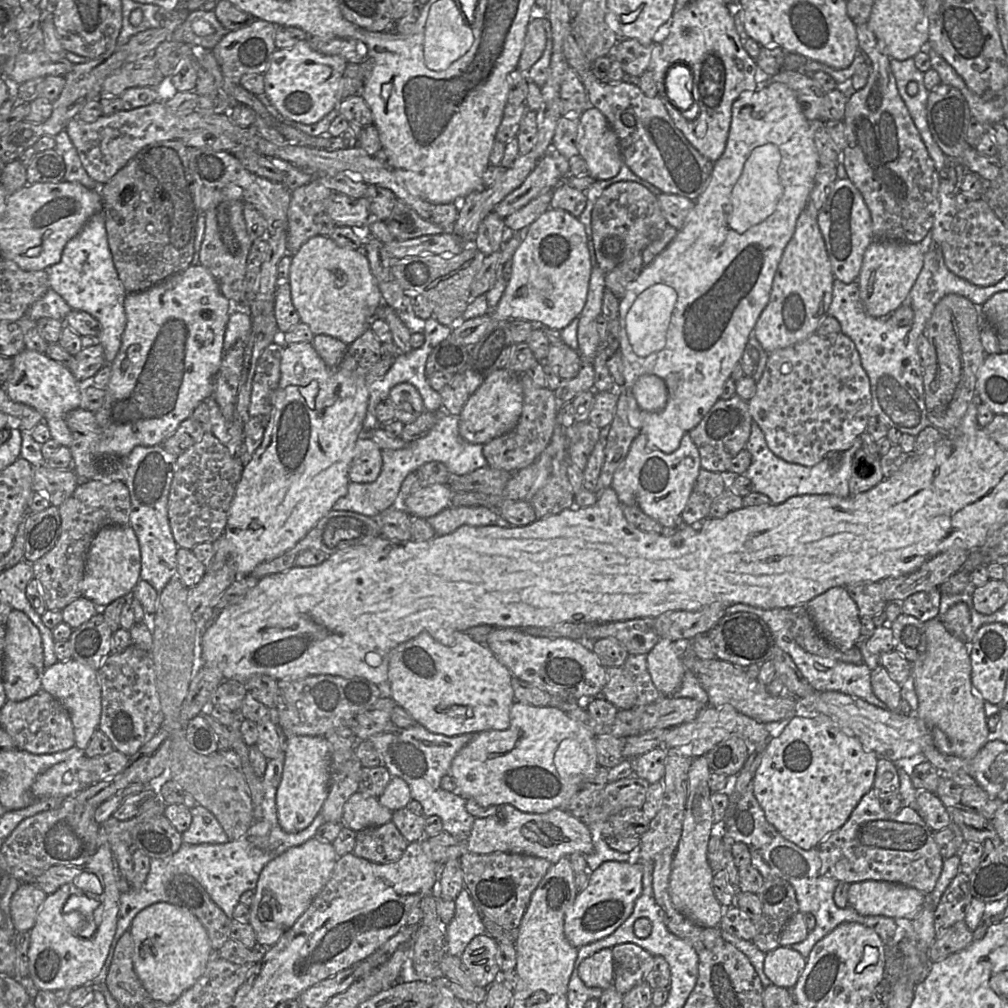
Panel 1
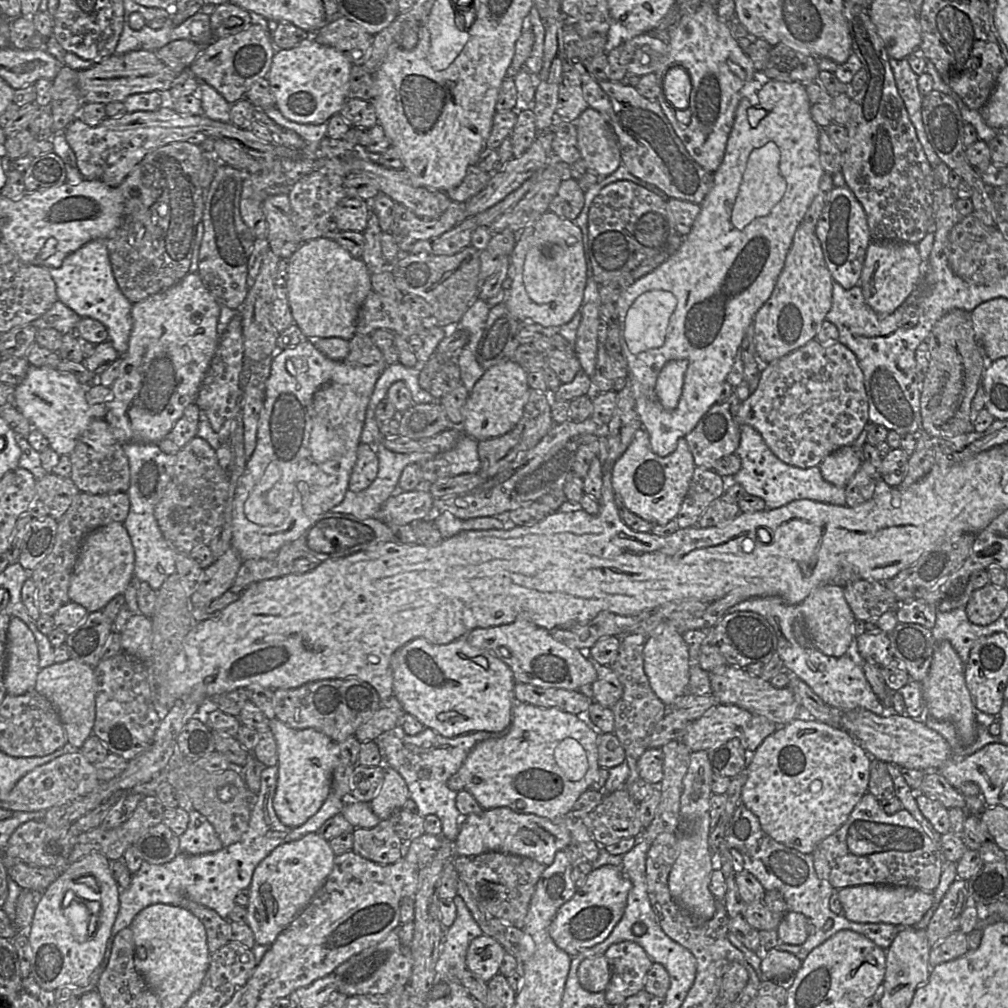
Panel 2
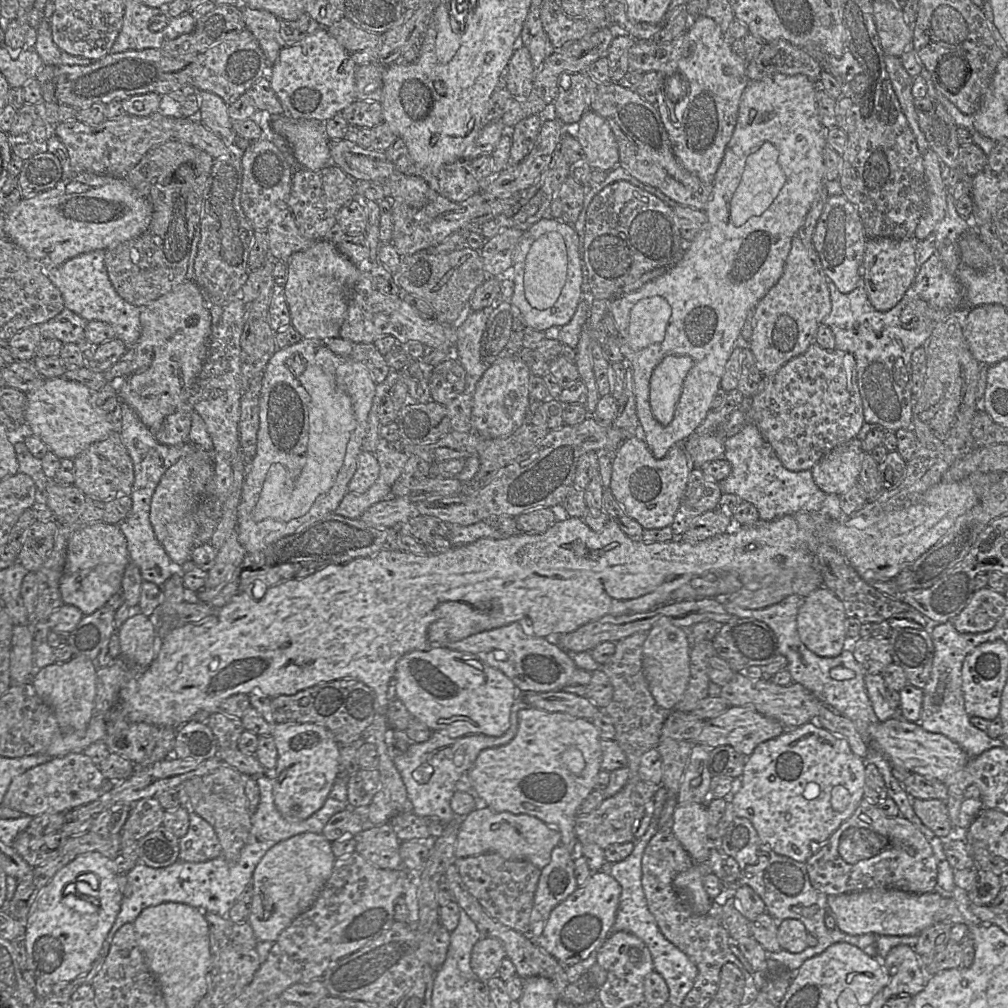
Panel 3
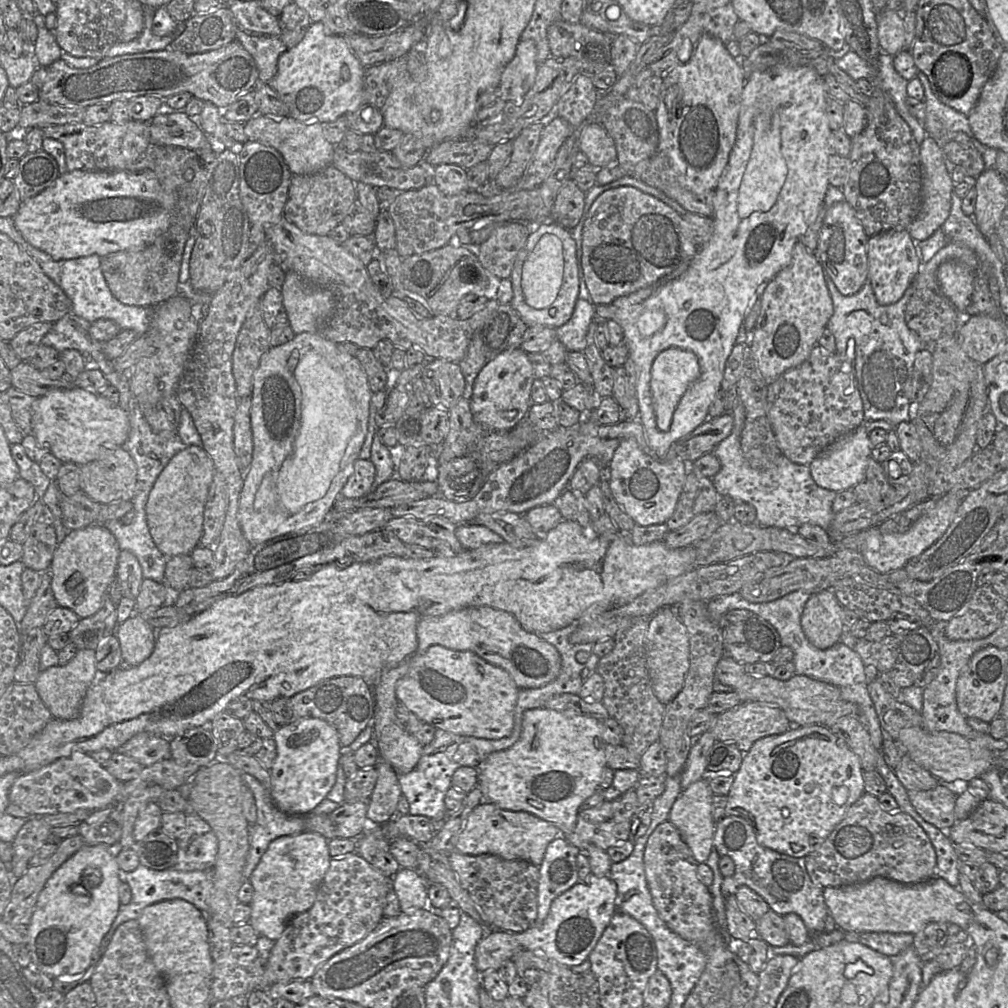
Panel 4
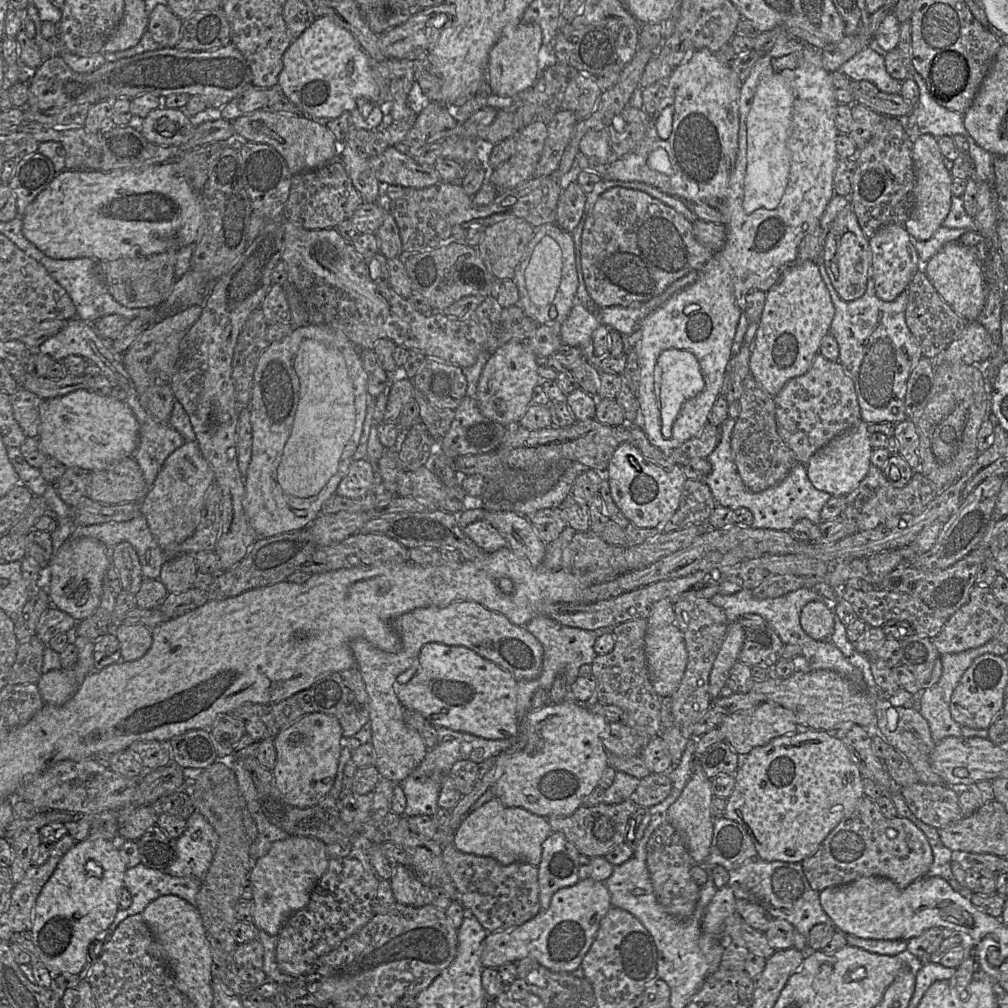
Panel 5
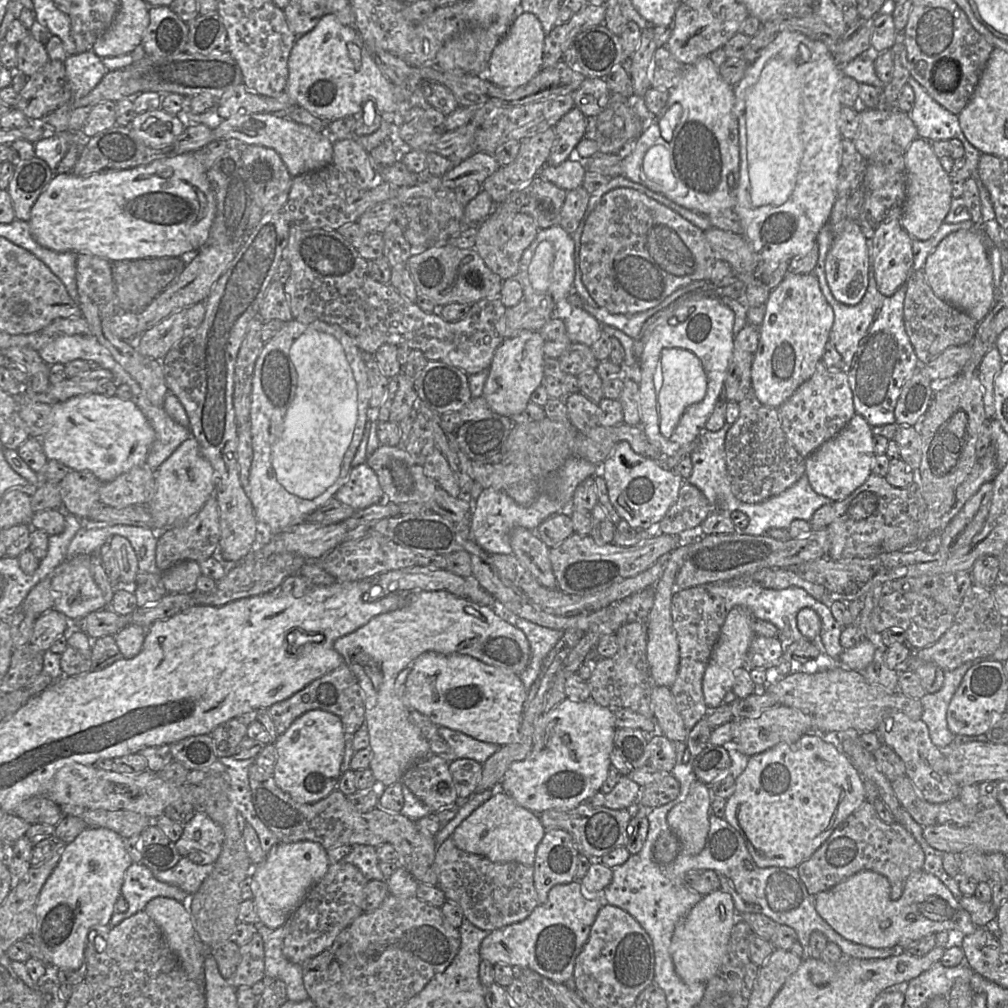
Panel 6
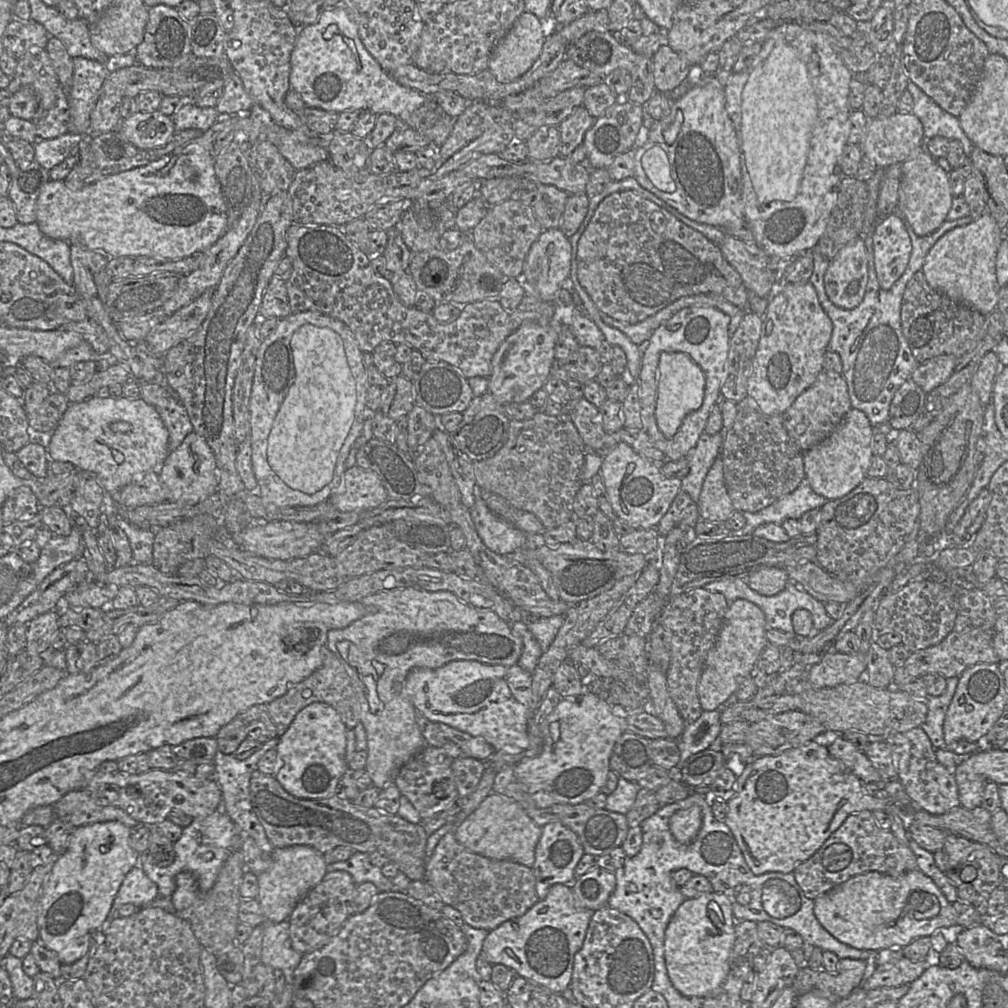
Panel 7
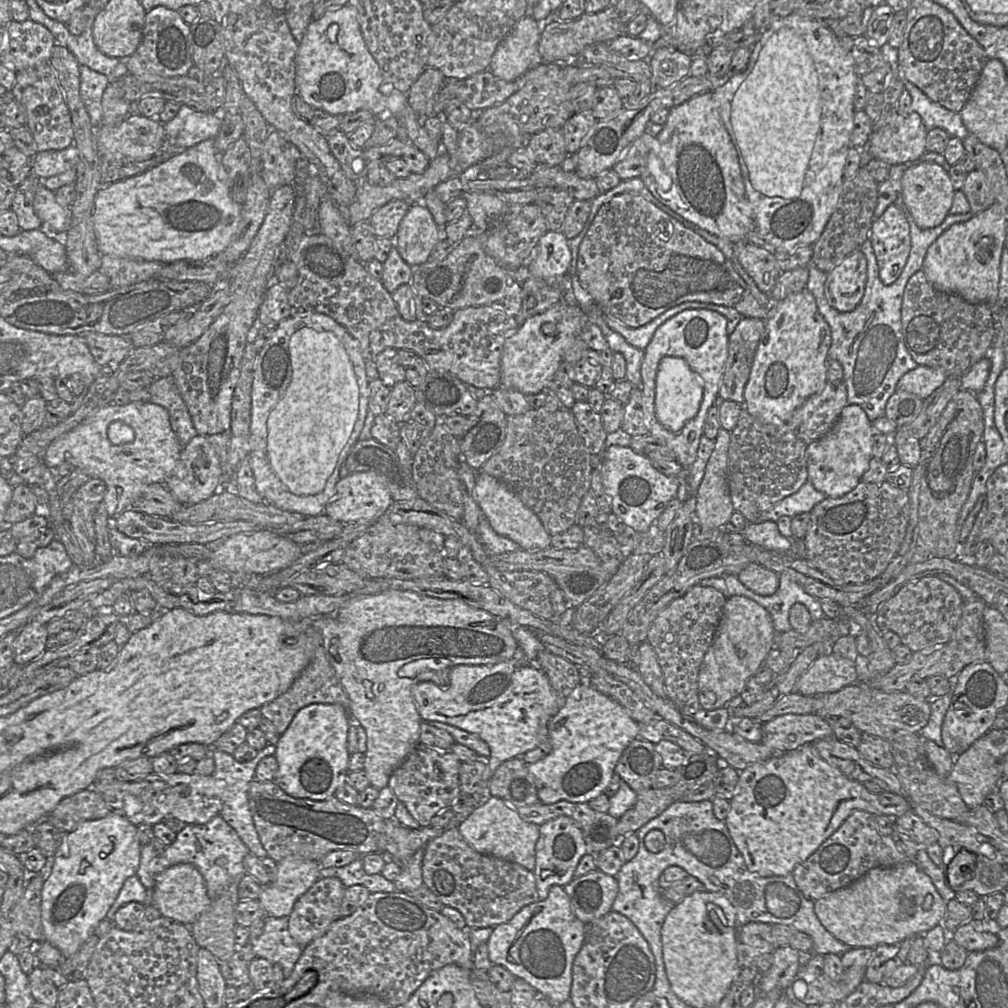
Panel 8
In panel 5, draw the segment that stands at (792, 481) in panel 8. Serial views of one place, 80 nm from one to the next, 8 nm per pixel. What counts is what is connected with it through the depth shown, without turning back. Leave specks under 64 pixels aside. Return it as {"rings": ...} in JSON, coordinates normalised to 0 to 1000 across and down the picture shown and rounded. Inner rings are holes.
{"rings":[[[745,367],[733,401],[734,411],[725,431],[726,451],[740,484],[753,489],[776,478],[793,458],[772,430],[768,394],[745,371]]]}

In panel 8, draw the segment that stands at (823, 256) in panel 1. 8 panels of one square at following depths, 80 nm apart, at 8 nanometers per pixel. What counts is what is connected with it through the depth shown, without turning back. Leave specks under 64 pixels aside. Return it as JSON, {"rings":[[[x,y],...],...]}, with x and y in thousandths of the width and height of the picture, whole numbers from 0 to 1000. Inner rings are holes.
{"rings":[[[800,287],[768,301],[767,311],[758,318],[759,327],[738,387],[738,402],[757,420],[781,421],[788,408],[821,379],[824,326]]]}

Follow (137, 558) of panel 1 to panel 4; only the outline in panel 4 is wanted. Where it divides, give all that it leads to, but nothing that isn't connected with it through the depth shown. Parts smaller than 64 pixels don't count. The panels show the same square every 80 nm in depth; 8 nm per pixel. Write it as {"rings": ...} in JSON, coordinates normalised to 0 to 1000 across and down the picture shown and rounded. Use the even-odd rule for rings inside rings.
{"rings":[[[101,520],[67,527],[58,540],[49,563],[51,583],[58,601],[70,604],[79,614],[93,610],[101,602],[108,580],[115,572],[118,549],[114,532]]]}

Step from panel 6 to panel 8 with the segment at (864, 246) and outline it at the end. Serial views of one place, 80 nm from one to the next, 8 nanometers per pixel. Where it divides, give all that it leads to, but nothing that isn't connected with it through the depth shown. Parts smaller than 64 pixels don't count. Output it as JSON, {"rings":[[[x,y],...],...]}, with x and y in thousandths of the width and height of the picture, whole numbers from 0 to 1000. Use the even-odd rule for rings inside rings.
{"rings":[[[853,247],[841,253],[820,272],[818,294],[832,310],[846,309],[853,301],[860,280],[860,257]]]}

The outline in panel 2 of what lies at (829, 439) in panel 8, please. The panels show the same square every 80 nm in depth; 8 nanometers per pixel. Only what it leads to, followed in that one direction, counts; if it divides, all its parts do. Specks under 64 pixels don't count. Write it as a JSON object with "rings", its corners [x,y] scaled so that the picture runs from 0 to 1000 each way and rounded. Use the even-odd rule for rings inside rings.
{"rings":[[[841,441],[823,449],[812,462],[817,476],[837,484],[856,457],[855,445]]]}

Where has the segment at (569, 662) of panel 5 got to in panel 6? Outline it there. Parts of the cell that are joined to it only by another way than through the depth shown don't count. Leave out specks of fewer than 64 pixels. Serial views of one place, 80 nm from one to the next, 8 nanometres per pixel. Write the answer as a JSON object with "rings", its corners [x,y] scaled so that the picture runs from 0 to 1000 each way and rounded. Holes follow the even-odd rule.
{"rings":[[[513,613],[510,621],[520,627],[526,640],[525,659],[515,669],[521,684],[525,686],[536,667],[539,654],[558,632],[559,626],[533,620],[518,613]]]}

